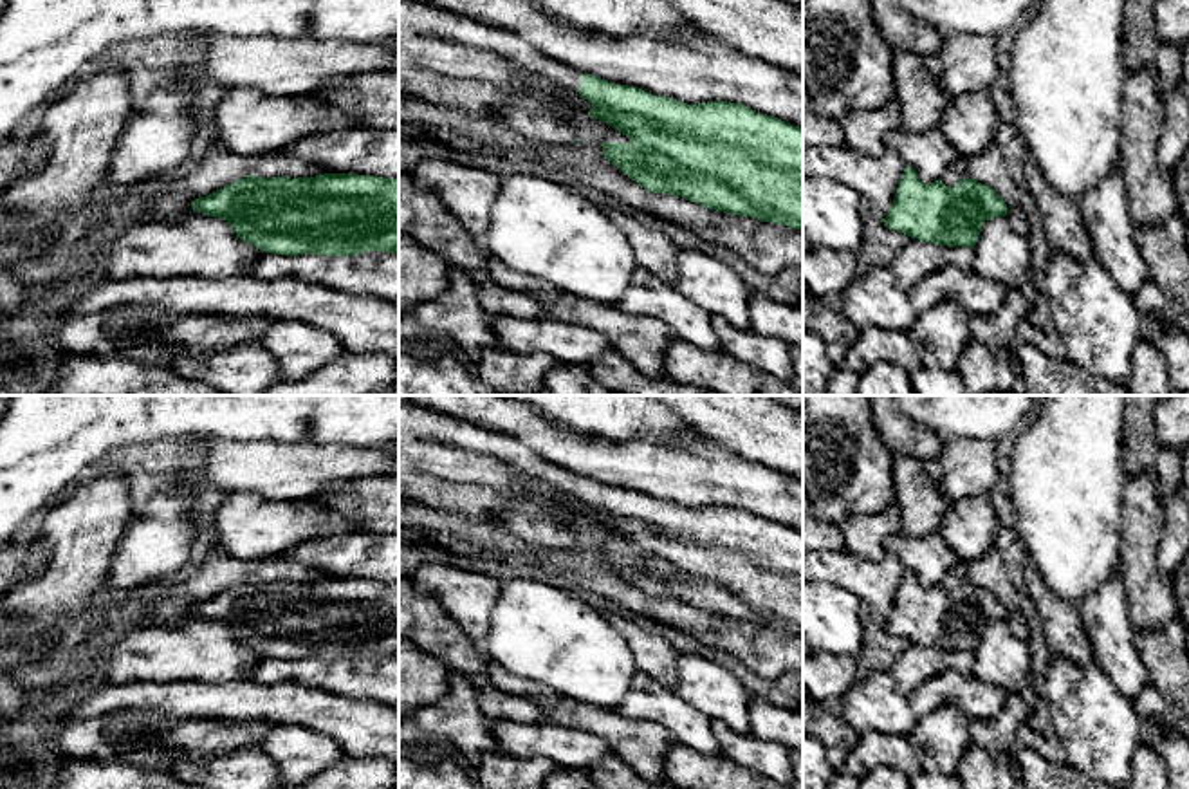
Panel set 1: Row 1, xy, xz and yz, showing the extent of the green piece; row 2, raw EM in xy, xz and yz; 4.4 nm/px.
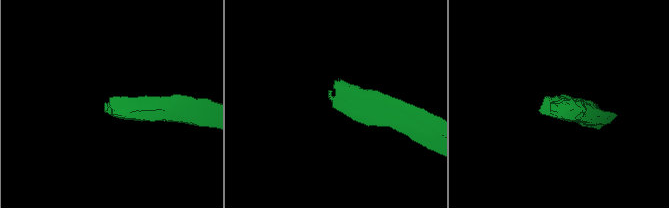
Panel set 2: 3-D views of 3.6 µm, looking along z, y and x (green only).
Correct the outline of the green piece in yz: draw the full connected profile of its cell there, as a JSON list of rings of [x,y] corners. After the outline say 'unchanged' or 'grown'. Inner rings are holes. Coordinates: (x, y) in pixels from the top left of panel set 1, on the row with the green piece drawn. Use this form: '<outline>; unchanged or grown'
[[[906,166],[882,222],[922,242],[972,249],[983,224],[1005,215],[1005,200],[974,179],[965,177],[954,188],[942,181],[926,184],[911,166]]]; unchanged

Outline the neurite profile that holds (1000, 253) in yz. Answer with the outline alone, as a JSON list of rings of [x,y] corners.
[[[992,217],[985,220],[972,247],[972,271],[1036,302],[1039,291],[1032,278],[1030,255],[1028,238],[1021,237],[1007,217]]]

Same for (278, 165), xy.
[[[224,146],[211,148],[206,157],[179,179],[175,186],[155,199],[146,209],[148,218],[182,220],[195,199],[206,197],[244,177],[316,177],[325,170],[283,152],[265,157],[242,157]]]

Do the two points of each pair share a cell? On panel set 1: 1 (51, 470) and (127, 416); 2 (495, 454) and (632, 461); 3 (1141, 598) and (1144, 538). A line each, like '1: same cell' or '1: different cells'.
1: same cell
2: different cells
3: same cell

